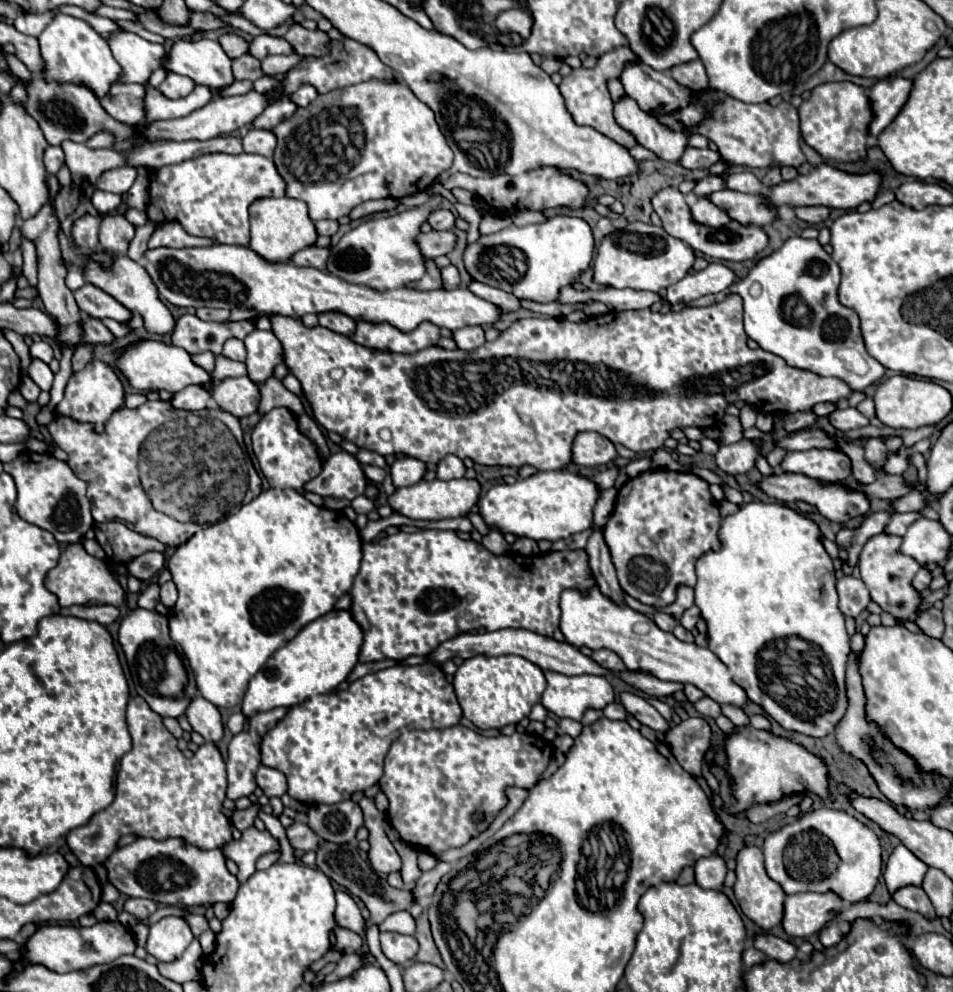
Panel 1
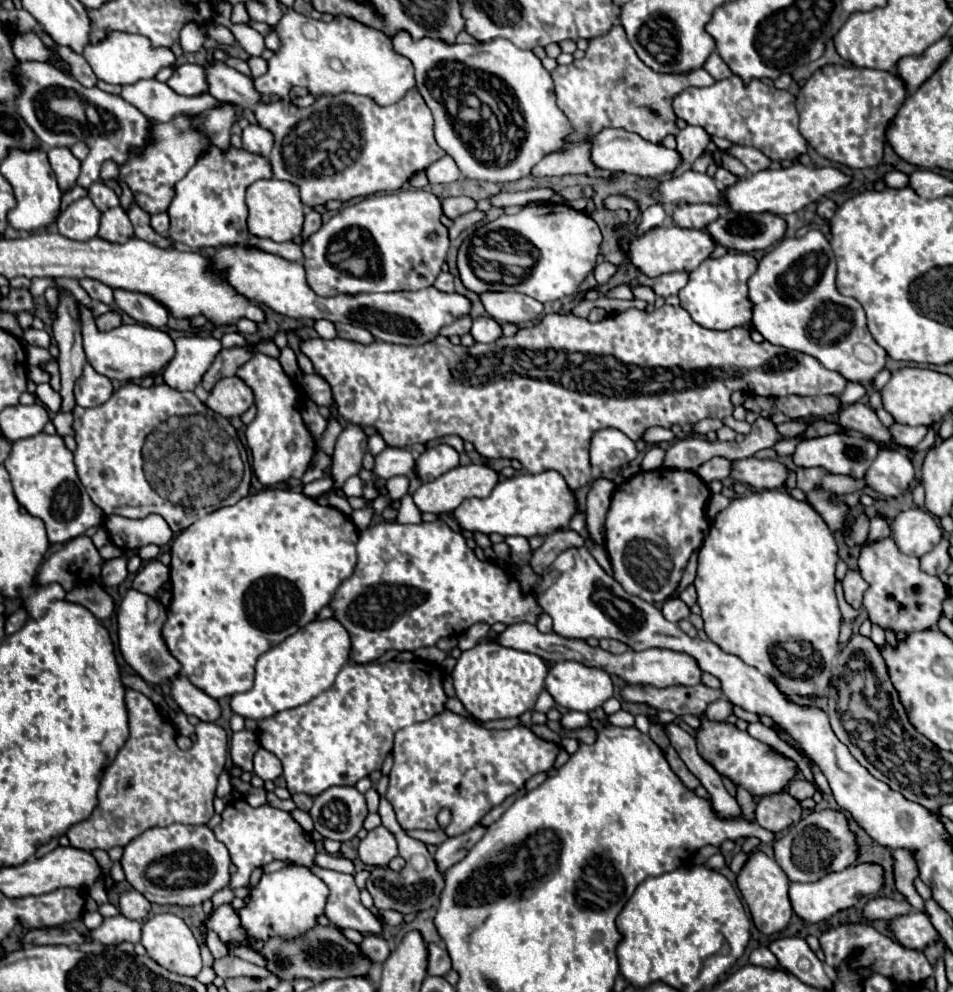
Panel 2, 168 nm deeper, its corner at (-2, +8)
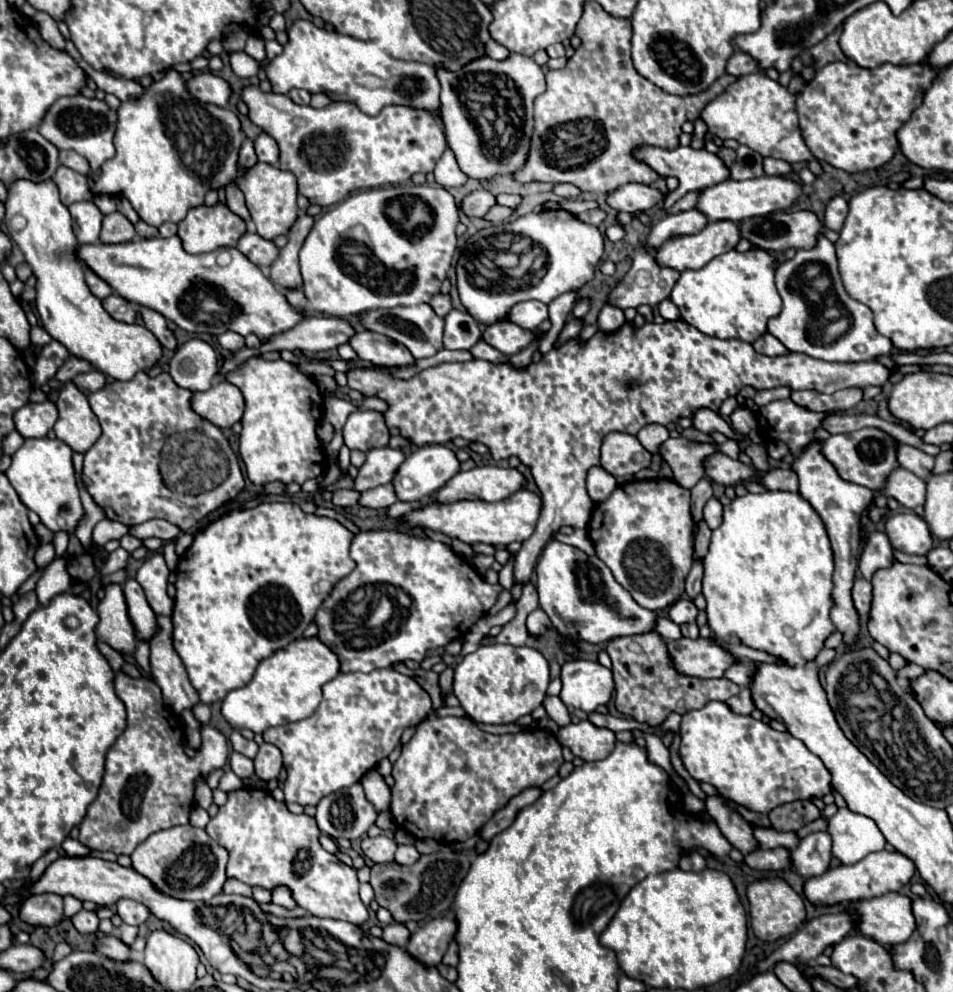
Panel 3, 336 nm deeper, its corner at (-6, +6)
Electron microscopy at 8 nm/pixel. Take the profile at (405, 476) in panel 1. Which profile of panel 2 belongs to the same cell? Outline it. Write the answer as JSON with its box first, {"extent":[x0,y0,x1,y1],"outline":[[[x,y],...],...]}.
{"extent":[373,448,415,480],"outline":[[[385,448],[383,452],[379,452],[375,456],[375,466],[373,466],[373,474],[383,478],[383,480],[389,480],[393,476],[407,476],[413,472],[413,464],[415,464],[415,458],[409,450],[405,448]]]}

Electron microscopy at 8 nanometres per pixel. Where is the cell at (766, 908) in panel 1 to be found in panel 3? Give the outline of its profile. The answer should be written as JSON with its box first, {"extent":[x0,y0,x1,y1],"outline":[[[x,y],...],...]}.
{"extent":[747,876,805,942],"outline":[[[779,876],[775,878],[761,878],[747,886],[747,898],[749,898],[749,914],[751,914],[751,926],[757,938],[765,942],[773,942],[777,938],[795,934],[801,922],[805,920],[805,904],[803,898]]]}

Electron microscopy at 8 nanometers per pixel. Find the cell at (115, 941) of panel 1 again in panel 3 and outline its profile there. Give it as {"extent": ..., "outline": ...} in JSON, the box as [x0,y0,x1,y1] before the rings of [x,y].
{"extent":[119,924,139,946],"outline":[[[121,924],[121,926],[119,926],[119,938],[121,938],[127,946],[133,944],[133,940],[137,938],[137,932],[139,932],[137,926],[129,926],[129,924]]]}

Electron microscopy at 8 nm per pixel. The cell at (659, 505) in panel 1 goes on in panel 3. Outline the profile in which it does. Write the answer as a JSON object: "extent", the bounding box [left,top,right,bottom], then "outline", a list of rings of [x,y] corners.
{"extent":[587,478,695,610],"outline":[[[655,478],[655,480],[633,480],[633,482],[627,482],[623,486],[617,486],[615,492],[603,502],[603,504],[597,504],[595,510],[593,510],[593,516],[589,520],[589,526],[587,526],[587,534],[589,538],[593,540],[595,544],[595,552],[597,556],[611,568],[615,580],[629,590],[629,594],[635,598],[637,604],[641,604],[643,608],[649,608],[649,610],[663,610],[667,606],[671,606],[673,602],[677,602],[681,596],[683,596],[683,588],[685,588],[685,578],[693,566],[693,542],[695,542],[695,532],[693,532],[693,514],[691,514],[691,492],[685,490],[683,486],[677,486],[677,482],[669,480],[669,478]]]}

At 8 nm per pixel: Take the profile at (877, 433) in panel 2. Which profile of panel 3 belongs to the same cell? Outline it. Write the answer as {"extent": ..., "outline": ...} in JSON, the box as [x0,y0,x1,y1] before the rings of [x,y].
{"extent":[897,442,935,478],"outline":[[[897,442],[897,460],[903,468],[911,470],[913,474],[917,474],[919,478],[927,478],[933,470],[933,464],[935,464],[935,458],[925,454],[923,450],[917,450],[913,446],[907,446],[907,444],[901,444]]]}

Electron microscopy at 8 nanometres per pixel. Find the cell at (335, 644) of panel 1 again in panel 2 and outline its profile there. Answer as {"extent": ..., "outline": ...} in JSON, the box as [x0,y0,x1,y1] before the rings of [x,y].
{"extent":[231,620,349,720],"outline":[[[315,620],[261,654],[257,660],[255,684],[249,692],[235,694],[231,698],[231,710],[241,718],[263,720],[277,712],[307,704],[323,690],[327,690],[337,678],[339,670],[349,662],[349,634],[337,620]]]}

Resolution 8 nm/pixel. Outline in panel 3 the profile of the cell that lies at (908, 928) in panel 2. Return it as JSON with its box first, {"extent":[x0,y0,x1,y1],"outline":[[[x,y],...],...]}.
{"extent":[855,892,917,946],"outline":[[[897,892],[859,902],[855,906],[861,918],[859,930],[883,946],[897,946],[907,942],[917,928],[909,902],[911,900],[907,896]]]}

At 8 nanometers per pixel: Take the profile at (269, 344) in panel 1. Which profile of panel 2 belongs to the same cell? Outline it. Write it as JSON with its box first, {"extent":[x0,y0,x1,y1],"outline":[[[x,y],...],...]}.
{"extent":[237,354,315,486],"outline":[[[255,354],[249,364],[237,370],[237,376],[253,390],[257,414],[245,430],[247,444],[253,456],[253,472],[263,486],[275,486],[289,478],[301,478],[315,456],[315,438],[301,418],[299,388],[283,372],[279,360],[265,354]]]}

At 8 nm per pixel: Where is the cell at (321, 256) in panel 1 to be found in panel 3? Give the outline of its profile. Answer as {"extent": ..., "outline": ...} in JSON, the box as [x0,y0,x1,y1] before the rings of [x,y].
{"extent":[237,232,279,266],"outline":[[[255,232],[243,234],[239,244],[237,244],[237,250],[241,250],[241,254],[245,254],[257,266],[271,266],[277,260],[279,248],[271,240],[265,240]]]}

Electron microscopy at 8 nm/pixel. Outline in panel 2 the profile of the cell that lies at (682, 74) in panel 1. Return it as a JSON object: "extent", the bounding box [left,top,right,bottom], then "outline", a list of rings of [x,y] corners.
{"extent":[705,52,733,80],"outline":[[[713,52],[711,56],[709,56],[709,60],[705,62],[705,70],[715,78],[715,80],[723,80],[723,78],[729,78],[733,72],[731,72],[731,68],[723,62],[723,58],[717,54],[717,52]]]}

